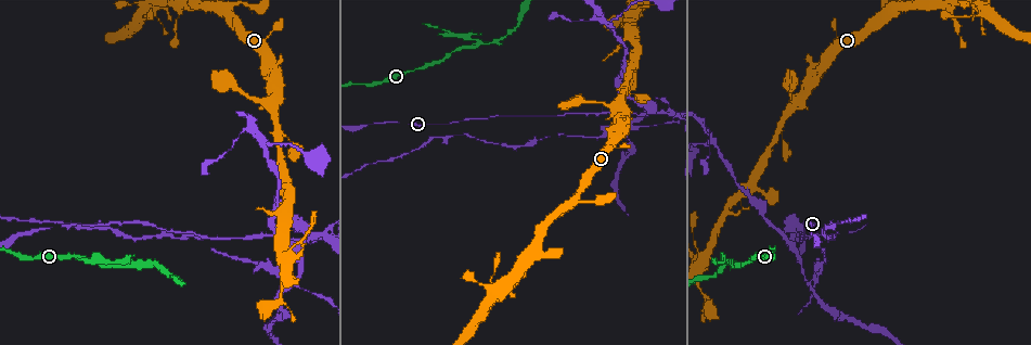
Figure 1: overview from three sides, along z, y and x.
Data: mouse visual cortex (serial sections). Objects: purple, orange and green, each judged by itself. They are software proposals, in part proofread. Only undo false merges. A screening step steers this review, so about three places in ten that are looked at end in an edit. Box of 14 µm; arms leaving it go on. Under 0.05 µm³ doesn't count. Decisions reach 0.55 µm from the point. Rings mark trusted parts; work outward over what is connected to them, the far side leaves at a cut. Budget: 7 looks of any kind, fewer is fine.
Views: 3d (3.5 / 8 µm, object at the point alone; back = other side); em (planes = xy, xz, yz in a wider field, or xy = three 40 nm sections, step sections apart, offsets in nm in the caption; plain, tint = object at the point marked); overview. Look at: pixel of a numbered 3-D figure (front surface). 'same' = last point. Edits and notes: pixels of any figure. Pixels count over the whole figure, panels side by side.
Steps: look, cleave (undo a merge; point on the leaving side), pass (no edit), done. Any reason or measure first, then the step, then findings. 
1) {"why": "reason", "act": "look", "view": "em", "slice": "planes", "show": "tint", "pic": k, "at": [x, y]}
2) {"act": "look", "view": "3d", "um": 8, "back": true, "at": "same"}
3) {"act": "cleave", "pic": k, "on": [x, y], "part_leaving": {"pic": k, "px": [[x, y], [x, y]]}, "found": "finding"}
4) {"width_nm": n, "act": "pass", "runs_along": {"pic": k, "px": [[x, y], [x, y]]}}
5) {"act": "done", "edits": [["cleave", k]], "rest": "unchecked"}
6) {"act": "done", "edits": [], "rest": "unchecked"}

{"why": "three arms meet", "act": "look", "view": "3d", "um": 3.5, "pic": 1, "at": [475, 46]}

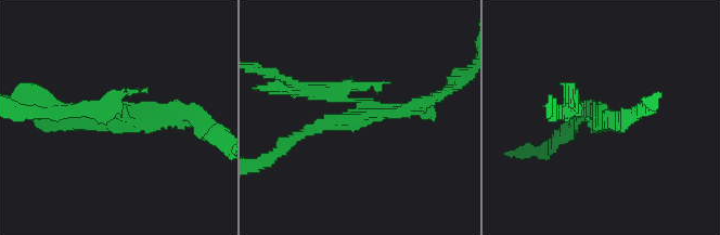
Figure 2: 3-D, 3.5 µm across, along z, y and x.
{"why": "need the tissue", "act": "look", "view": "em", "slice": "xy", "step": 3, "show": "tint", "pic": 2, "at": [362, 115]}

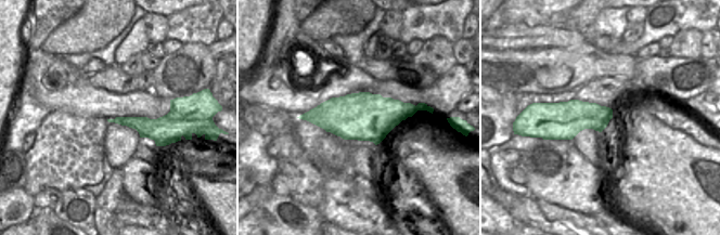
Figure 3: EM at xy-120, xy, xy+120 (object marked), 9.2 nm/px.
{"width_nm": 440, "act": "cleave", "pic": 2, "on": [329, 86], "part_leaving": {"pic": 2, "px": [[357, 104], [336, 91], [267, 88]]}, "found": "two cells meet here"}

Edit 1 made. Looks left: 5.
{"act": "look", "view": "3d", "um": 3.5, "pic": 1, "at": [305, 227]}

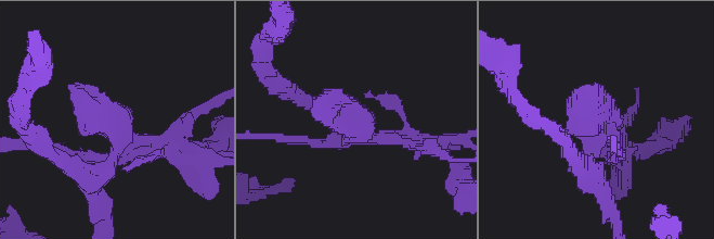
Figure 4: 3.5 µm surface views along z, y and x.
{"arms": 4, "arm_widths_nm": [150, 200, 200, 350], "act": "look", "view": "em", "slice": "xy", "step": 5, "show": "tint", "pic": 4, "at": [605, 127]}

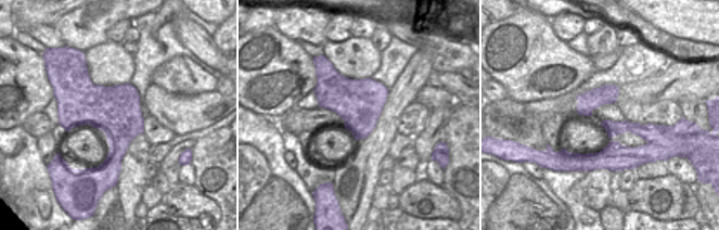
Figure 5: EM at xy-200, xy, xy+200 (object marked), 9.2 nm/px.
{"act": "look", "view": "em", "slice": "planes", "show": "tint", "at": "same"}

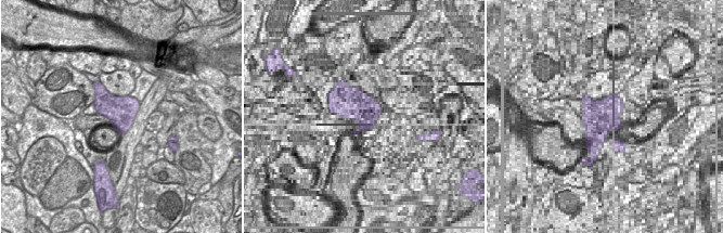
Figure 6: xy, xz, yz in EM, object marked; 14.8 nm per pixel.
{"act": "cleave", "pic": 4, "on": [78, 164], "part_leaving": {"pic": 4, "px": [[341, 139], [367, 139], [354, 114]]}, "found": "a second cell is stuck on"}

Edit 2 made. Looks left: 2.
{"act": "done", "edits": [["cleave", 2], ["cleave", 4]], "rest": "unchecked"}

